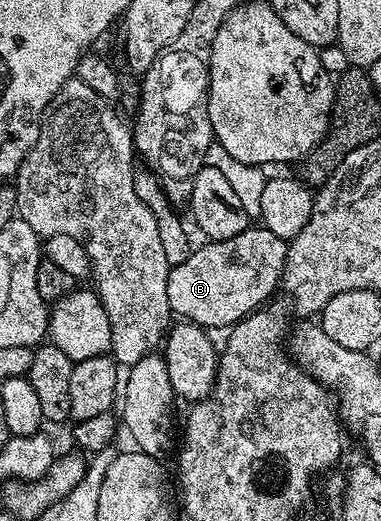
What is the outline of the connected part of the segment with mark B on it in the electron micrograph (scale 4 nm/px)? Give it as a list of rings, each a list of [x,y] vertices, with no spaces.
[[[255,224],[237,236],[225,241],[208,241],[192,249],[189,258],[170,269],[167,282],[167,298],[170,311],[180,319],[198,324],[207,330],[237,325],[246,315],[260,309],[273,295],[275,288],[281,283],[282,272],[285,270],[285,252],[287,242],[273,234],[262,225]]]

